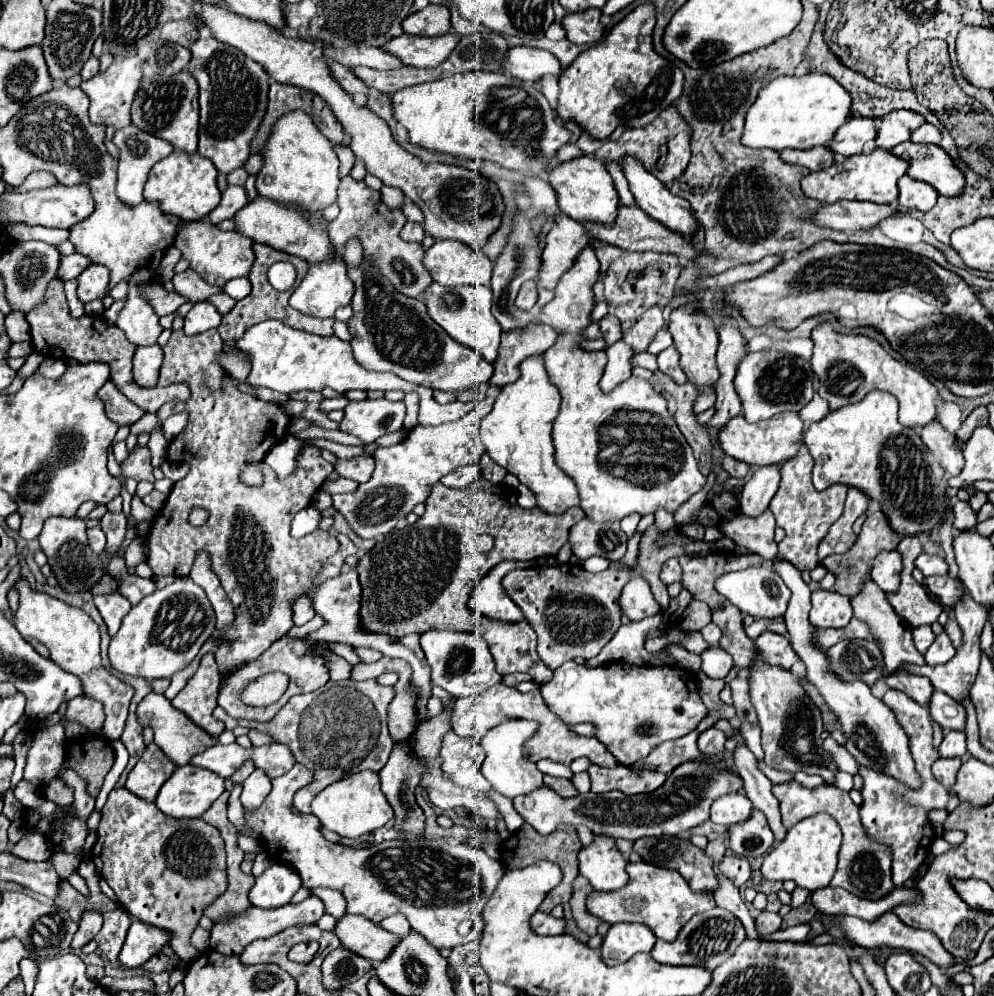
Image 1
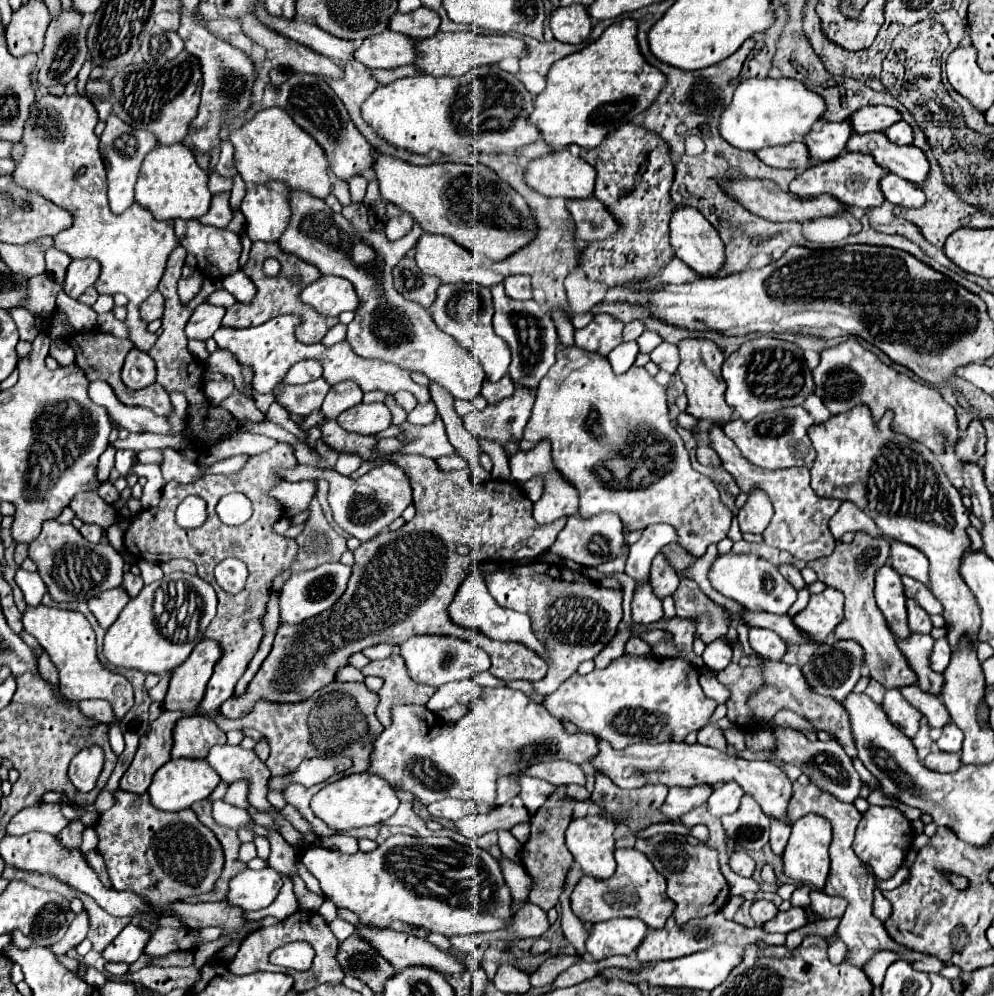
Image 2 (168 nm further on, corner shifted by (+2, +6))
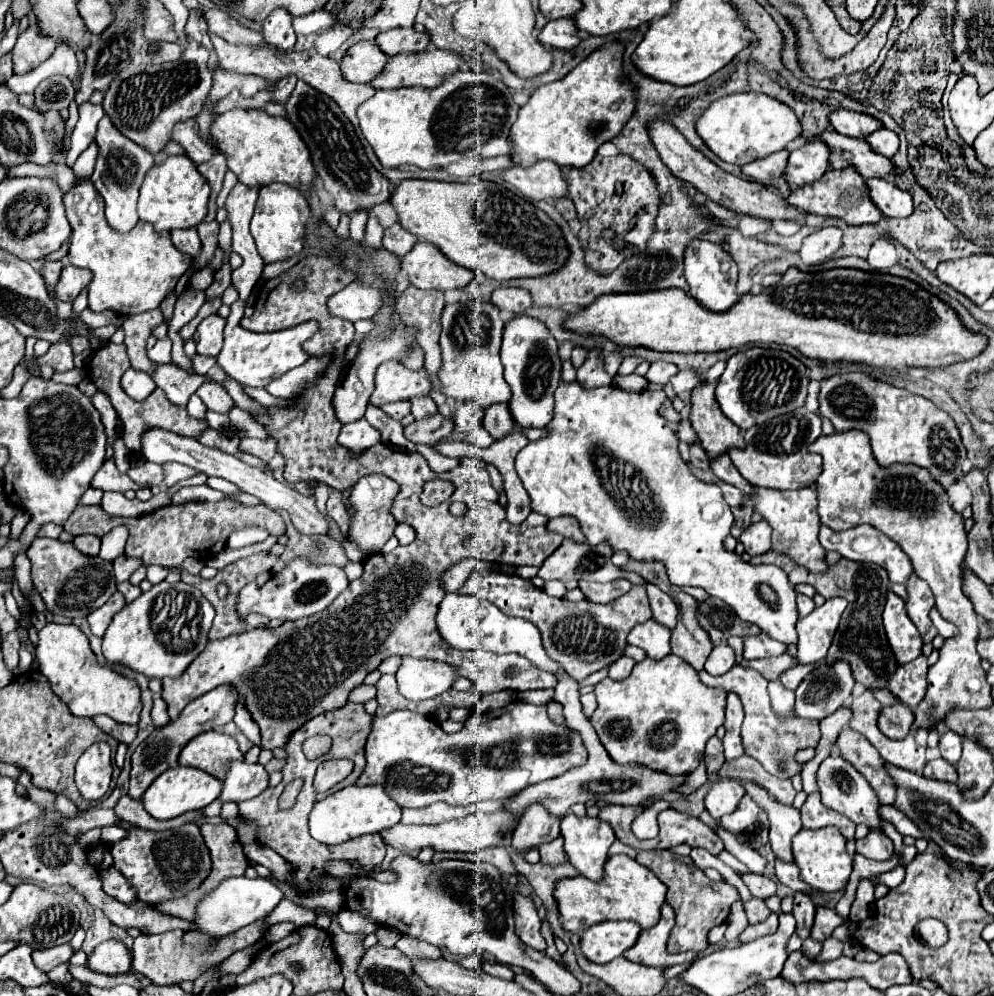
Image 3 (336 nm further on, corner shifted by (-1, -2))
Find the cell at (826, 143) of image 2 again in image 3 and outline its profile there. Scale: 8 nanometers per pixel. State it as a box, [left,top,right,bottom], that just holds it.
[785,139,829,187]

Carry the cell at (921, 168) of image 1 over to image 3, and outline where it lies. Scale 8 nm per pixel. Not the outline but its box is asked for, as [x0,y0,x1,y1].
[817,129,895,181]

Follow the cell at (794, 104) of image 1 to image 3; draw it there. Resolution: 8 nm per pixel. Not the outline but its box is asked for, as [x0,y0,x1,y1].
[697,91,801,167]

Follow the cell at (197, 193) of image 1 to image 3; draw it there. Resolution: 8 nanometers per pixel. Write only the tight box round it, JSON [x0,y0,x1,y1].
[139,155,211,231]

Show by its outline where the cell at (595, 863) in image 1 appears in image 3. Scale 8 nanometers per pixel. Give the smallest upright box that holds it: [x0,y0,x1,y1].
[561,813,615,881]

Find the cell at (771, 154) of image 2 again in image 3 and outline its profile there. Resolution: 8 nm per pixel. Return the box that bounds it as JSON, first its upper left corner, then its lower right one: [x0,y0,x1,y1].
[741,149,789,181]

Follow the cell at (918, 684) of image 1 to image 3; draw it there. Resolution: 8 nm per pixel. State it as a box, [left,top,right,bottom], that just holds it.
[749,551,897,689]

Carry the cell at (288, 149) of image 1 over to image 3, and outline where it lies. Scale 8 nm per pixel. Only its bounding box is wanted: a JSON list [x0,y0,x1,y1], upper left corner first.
[211,109,315,189]

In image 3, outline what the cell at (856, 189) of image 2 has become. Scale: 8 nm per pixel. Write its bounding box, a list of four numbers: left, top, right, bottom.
[787,167,881,225]

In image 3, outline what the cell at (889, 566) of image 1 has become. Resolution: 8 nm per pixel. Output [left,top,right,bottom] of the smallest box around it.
[883,593,921,665]

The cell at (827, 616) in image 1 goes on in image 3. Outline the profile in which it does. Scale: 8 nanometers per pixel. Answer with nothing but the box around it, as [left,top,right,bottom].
[797,597,847,665]

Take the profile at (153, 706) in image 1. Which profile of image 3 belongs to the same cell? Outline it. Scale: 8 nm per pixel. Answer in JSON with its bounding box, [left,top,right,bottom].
[178,731,245,781]

